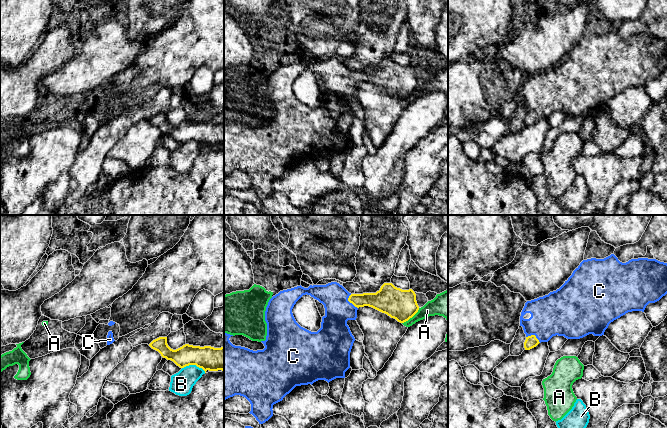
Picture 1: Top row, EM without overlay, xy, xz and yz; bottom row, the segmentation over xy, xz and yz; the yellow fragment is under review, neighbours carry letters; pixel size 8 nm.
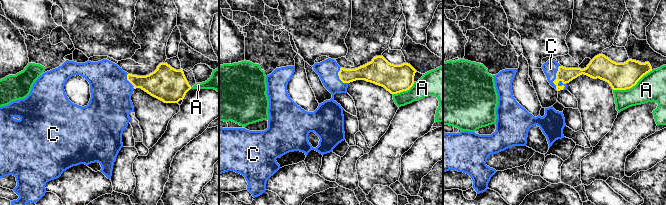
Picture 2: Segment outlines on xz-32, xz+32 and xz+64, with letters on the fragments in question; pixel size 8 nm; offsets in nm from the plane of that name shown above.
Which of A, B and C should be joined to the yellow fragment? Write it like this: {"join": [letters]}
{"join": ["C"]}

